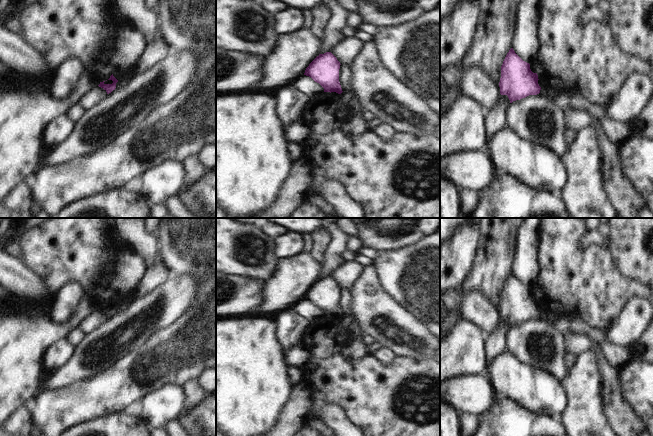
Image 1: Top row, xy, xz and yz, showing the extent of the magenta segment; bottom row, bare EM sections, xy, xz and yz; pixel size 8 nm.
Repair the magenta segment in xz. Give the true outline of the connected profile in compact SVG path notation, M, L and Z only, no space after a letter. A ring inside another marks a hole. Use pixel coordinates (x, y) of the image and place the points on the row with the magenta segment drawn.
M326 52L319 54L309 64L304 75L319 83L324 88L324 92L341 94L343 91L339 82L340 65L340 62L331 52Z

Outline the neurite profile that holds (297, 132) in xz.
M298 120L288 126L287 129L287 138L290 142L301 144L310 133L310 128L305 125L301 120Z

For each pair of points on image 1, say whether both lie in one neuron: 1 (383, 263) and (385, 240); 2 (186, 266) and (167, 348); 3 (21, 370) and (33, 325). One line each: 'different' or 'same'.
1: different
2: same
3: same

